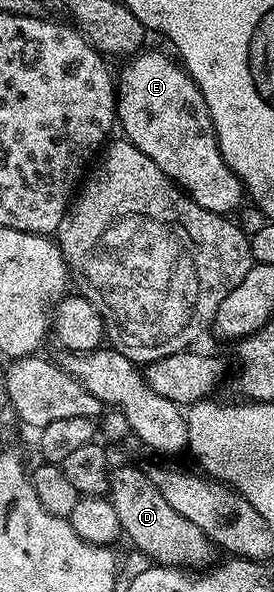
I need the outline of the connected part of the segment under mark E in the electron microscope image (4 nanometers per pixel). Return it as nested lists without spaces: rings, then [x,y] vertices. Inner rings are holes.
[[[148,49],[136,54],[126,64],[130,65],[122,71],[121,77],[119,73],[116,120],[119,122],[119,129],[125,132],[122,133],[124,140],[139,147],[139,151],[143,151],[143,155],[147,155],[151,163],[155,163],[155,167],[163,171],[163,175],[170,177],[178,189],[185,190],[195,203],[199,203],[199,207],[222,215],[236,214],[242,208],[241,200],[246,200],[245,187],[233,174],[231,167],[227,167],[219,151],[211,111],[207,111],[207,103],[199,87],[172,56],[169,58],[157,49]]]

